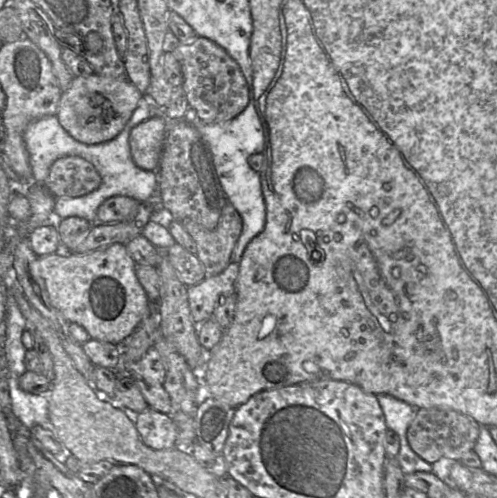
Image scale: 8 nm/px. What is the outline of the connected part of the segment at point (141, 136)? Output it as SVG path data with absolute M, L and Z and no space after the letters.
M154 114L131 130L129 145L136 166L158 174L167 129L168 121L165 116Z

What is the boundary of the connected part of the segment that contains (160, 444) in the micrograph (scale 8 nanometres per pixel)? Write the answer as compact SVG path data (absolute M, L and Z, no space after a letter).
M148 406L137 414L135 425L141 440L148 447L156 450L177 447L177 426L168 414Z

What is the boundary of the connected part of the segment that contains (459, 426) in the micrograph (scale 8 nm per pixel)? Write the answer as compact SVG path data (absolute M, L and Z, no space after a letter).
M447 407L418 408L407 431L413 451L430 464L441 458L459 461L474 449L481 425L467 415Z

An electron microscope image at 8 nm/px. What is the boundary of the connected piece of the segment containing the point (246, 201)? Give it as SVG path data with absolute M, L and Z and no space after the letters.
M249 99L247 107L235 118L216 124L208 124L191 113L184 118L190 121L210 146L219 180L229 199L242 218L241 234L232 252L232 262L239 263L248 243L262 232L266 222L266 208L260 174L254 171L248 158L264 150L264 132L258 116L255 99Z

